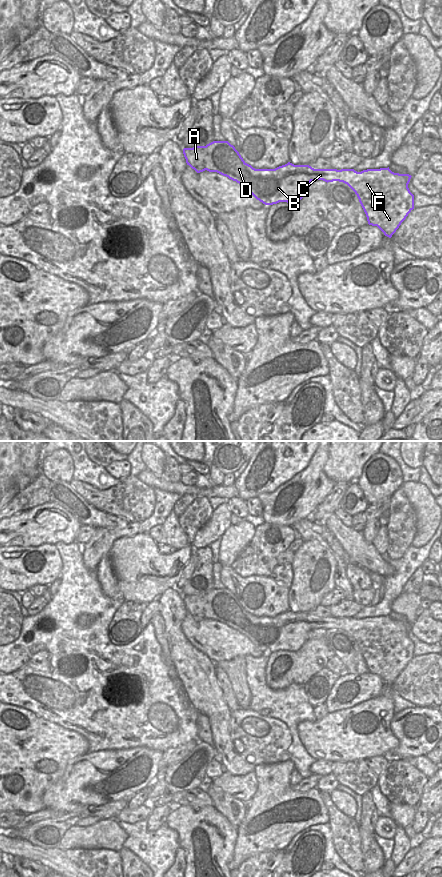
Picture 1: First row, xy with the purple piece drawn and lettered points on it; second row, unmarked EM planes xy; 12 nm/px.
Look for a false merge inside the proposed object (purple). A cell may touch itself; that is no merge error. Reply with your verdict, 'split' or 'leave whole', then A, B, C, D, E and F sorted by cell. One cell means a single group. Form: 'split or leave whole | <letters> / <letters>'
leave whole | A B C D E F

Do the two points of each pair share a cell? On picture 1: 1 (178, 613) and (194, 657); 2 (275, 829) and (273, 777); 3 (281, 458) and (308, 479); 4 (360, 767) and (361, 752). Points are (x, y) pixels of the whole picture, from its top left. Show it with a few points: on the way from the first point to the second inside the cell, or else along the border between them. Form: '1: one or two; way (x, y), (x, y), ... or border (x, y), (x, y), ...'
1: one; way (176, 624), (176, 639), (183, 646)
2: one; way (264, 823), (261, 813), (273, 801), (273, 792)
3: two; border (314, 454), (305, 468), (280, 486)
4: two; border (365, 759), (338, 761)

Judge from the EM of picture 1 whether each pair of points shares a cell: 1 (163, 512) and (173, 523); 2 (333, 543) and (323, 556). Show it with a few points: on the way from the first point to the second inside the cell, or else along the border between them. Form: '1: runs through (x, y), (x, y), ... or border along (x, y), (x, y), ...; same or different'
1: border along (172, 510), (162, 525); different
2: border along (326, 542), (327, 546), (339, 560); different

